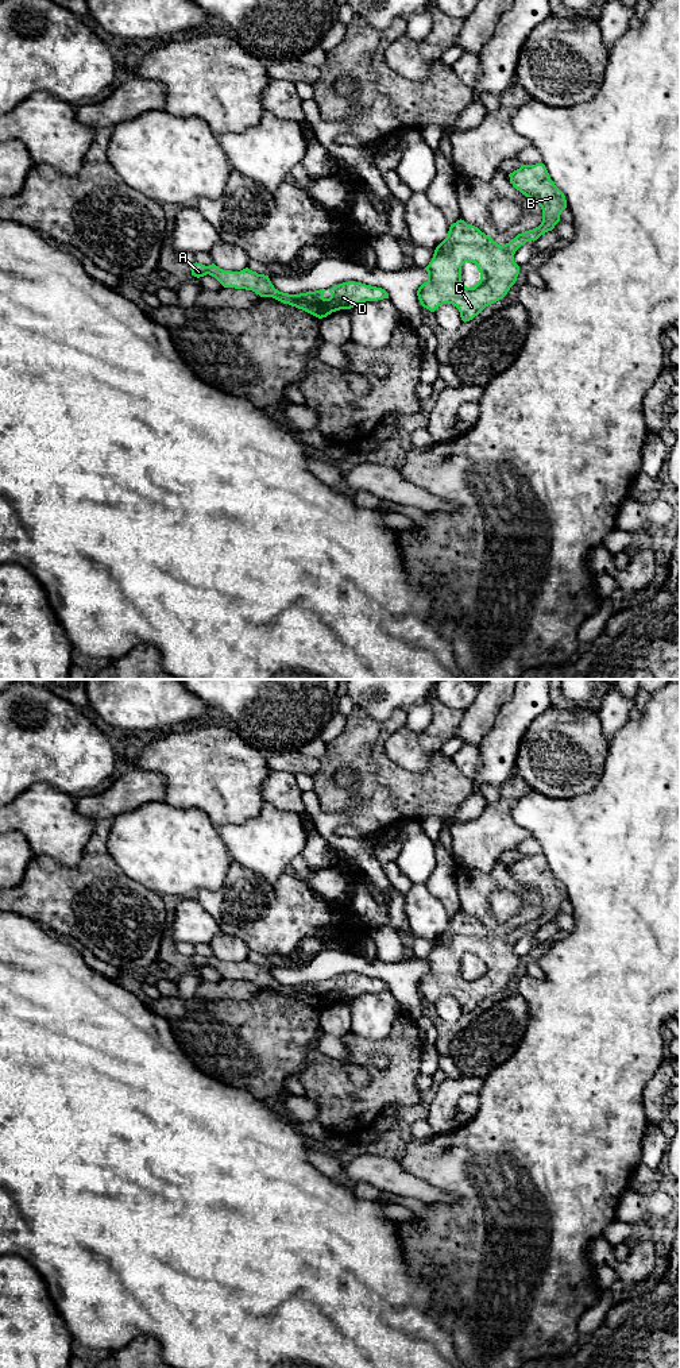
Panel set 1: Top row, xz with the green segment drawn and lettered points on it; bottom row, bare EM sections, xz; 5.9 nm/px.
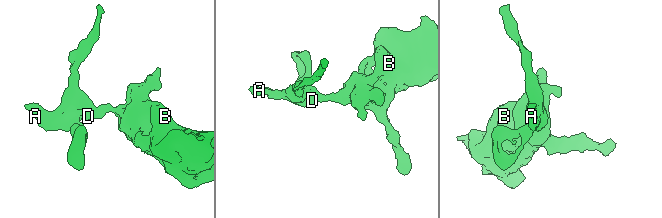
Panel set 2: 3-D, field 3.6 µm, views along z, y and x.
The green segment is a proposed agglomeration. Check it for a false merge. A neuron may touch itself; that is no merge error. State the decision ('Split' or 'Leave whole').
Leave whole

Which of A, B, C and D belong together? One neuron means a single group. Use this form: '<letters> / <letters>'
A B C D

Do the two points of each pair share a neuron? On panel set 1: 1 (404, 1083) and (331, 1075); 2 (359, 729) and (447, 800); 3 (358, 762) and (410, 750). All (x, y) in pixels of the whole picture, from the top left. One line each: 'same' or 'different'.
1: same
2: same
3: different

